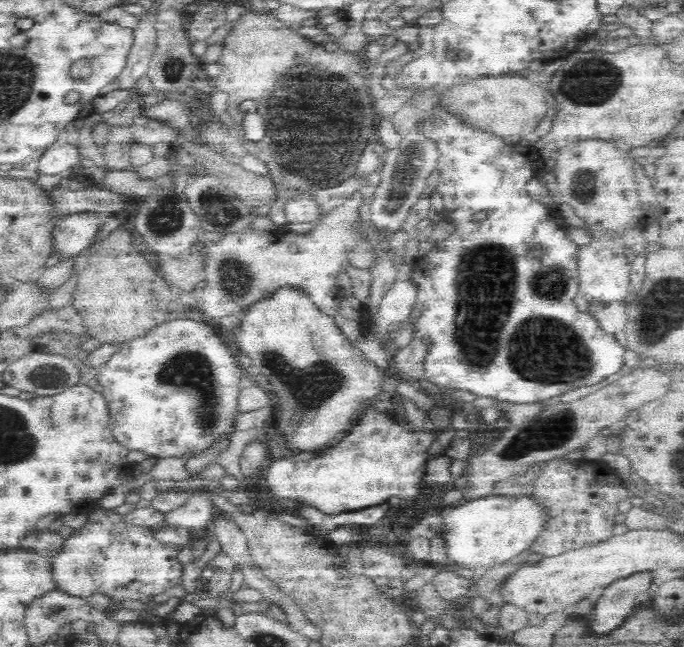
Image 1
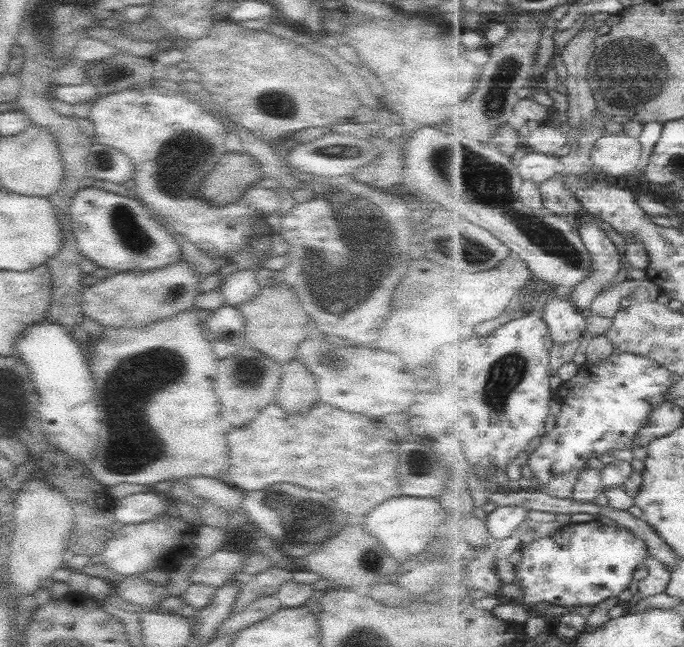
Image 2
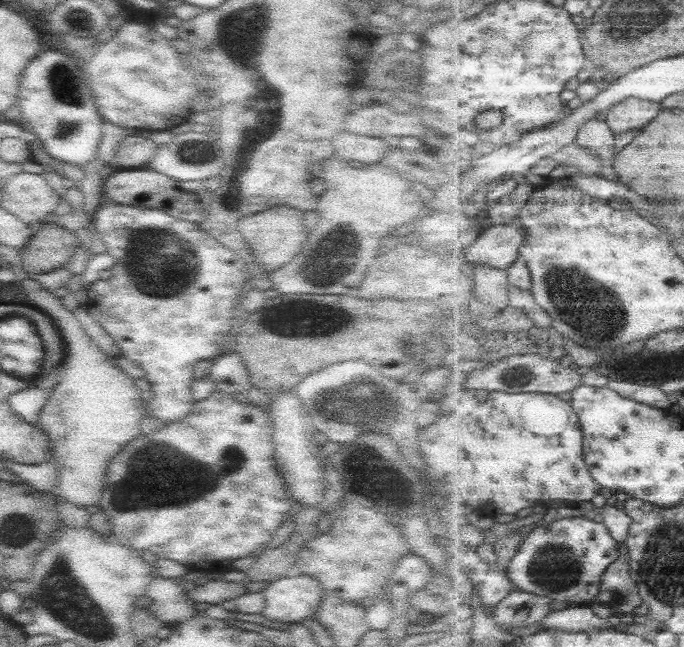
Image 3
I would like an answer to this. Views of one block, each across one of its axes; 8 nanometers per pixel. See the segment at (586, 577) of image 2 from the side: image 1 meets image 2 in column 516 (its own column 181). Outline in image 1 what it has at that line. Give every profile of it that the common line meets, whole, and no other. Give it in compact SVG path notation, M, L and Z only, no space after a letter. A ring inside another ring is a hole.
M98 509L88 514L83 526L65 540L58 554L50 559L59 590L82 598L100 593L111 598L115 604L121 604L122 600L149 602L152 596L180 584L183 564L176 559L178 552L175 548L156 543L151 528L128 526L119 516L114 509Z

